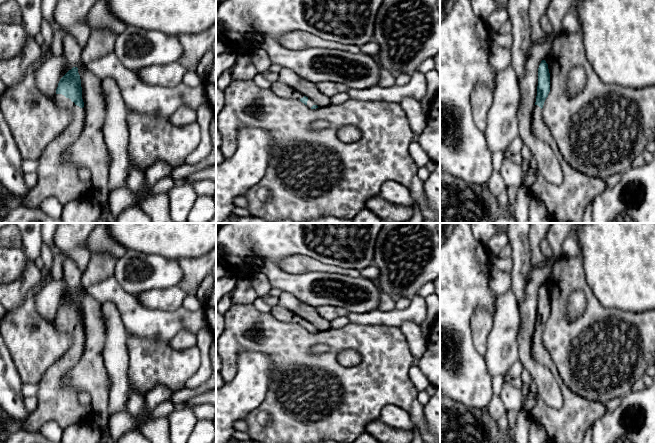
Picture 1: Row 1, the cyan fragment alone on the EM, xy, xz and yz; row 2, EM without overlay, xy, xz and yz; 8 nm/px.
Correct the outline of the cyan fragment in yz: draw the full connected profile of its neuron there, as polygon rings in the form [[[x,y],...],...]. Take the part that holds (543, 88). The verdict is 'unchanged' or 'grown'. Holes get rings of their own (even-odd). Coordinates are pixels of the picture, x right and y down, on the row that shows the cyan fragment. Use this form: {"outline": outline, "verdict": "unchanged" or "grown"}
{"outline": [[[542,60],[538,68],[537,96],[532,113],[534,136],[547,143],[557,157],[562,175],[555,181],[546,174],[537,175],[529,188],[536,200],[544,203],[551,220],[581,223],[585,208],[594,197],[607,189],[605,179],[590,177],[572,168],[562,157],[549,128],[542,119],[542,108],[550,92],[548,64]]], "verdict": "grown"}

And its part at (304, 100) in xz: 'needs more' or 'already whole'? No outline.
needs more

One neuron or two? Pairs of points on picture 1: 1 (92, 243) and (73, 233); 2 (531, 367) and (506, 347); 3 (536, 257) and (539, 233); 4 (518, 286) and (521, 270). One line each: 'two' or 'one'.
1: two
2: two
3: one
4: one

